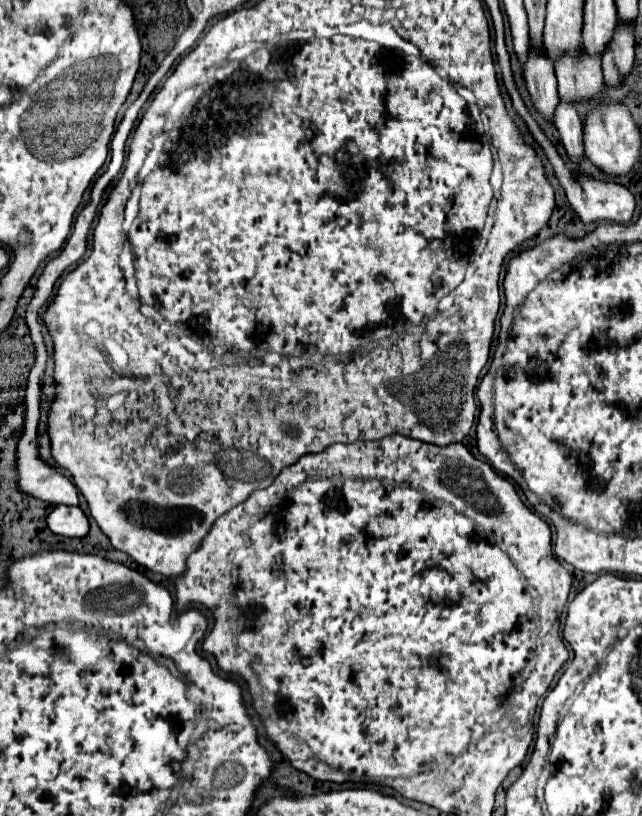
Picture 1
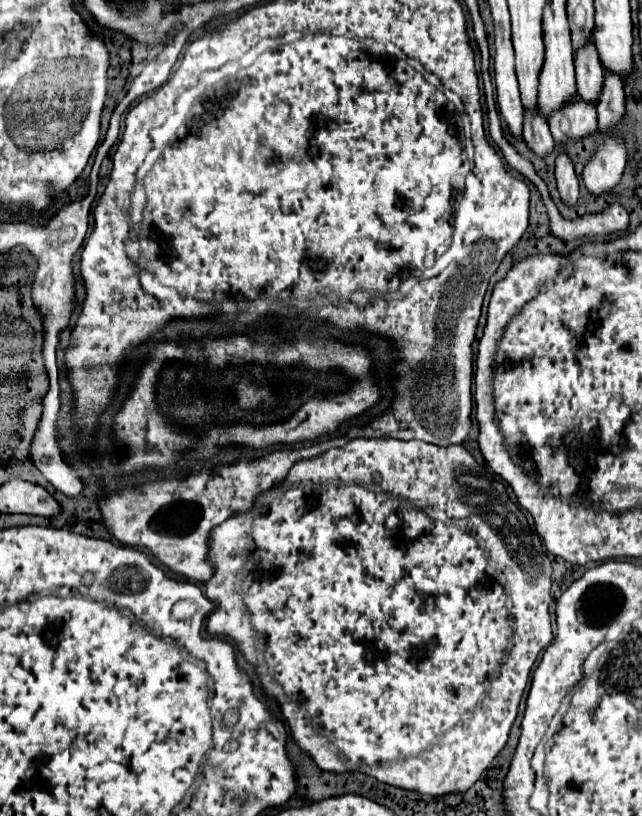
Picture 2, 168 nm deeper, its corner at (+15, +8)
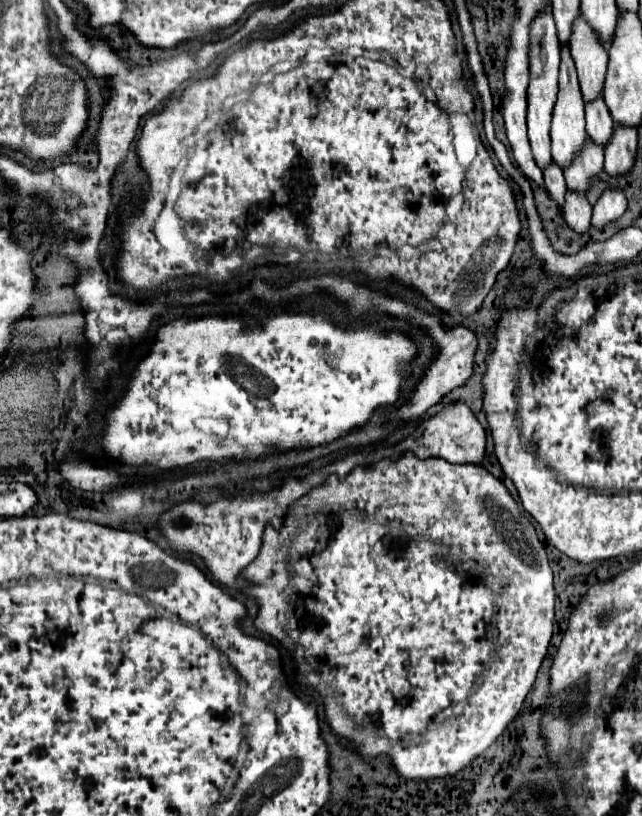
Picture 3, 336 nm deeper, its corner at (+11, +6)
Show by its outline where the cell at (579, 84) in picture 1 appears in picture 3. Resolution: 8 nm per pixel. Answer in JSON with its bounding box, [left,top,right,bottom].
[564,138,604,192]

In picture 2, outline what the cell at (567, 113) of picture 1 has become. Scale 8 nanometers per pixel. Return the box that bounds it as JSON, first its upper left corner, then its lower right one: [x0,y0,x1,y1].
[556,150,578,206]

